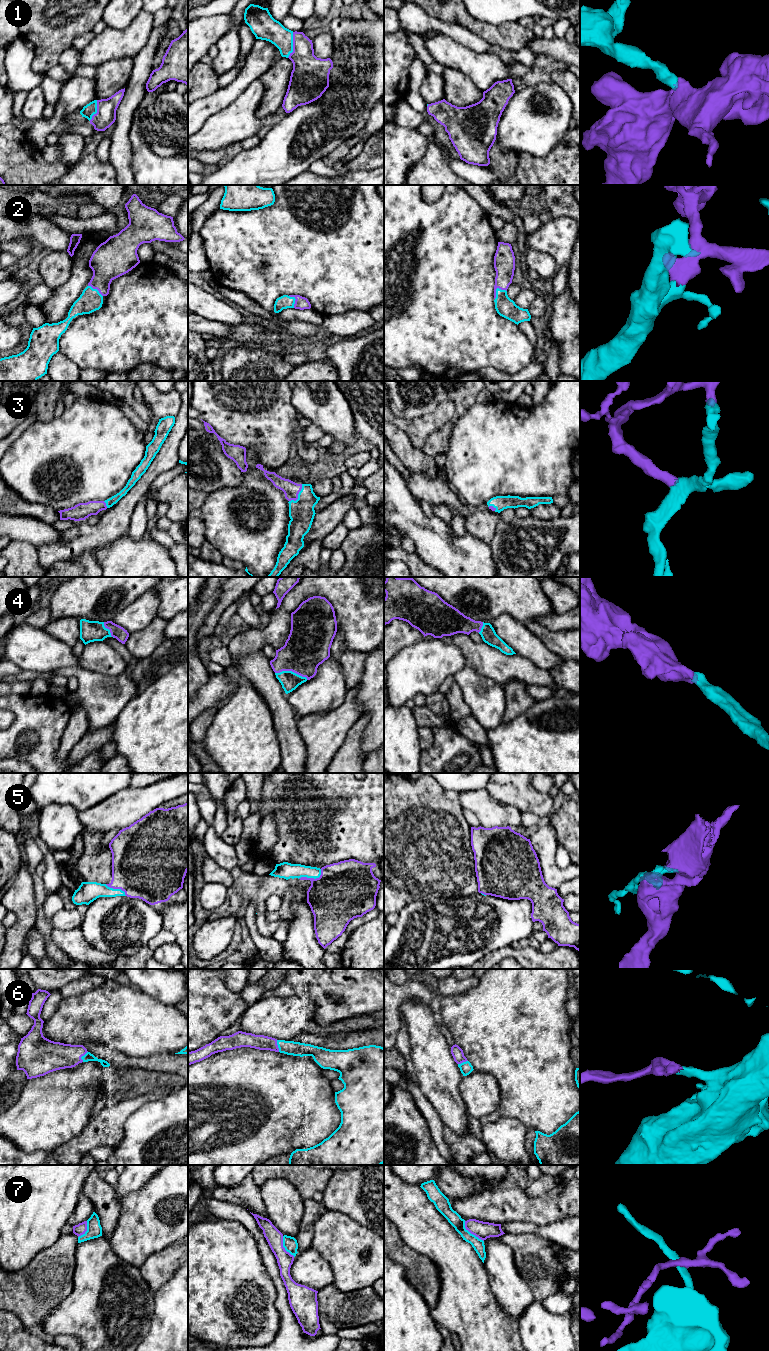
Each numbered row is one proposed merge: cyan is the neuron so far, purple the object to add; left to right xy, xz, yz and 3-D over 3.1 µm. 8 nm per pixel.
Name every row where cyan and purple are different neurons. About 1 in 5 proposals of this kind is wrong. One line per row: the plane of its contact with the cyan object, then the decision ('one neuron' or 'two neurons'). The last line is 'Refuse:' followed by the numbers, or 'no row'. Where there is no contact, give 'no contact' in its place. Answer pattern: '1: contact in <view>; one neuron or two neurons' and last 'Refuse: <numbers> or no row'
1: contact in xz; one neuron
2: contact in yz; one neuron
3: contact in xz; one neuron
4: contact in xz; one neuron
5: contact in xz; two neurons
6: contact in xz; one neuron
7: contact in yz; two neurons
Refuse: 5, 7

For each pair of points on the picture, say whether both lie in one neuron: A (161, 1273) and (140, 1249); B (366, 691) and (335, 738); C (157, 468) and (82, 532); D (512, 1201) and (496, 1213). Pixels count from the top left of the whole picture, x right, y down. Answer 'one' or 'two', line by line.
A: two
B: two
C: one
D: one

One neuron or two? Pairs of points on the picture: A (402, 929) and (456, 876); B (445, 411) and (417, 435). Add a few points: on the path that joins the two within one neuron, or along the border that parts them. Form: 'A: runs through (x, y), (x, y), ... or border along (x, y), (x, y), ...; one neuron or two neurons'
A: border along (460, 896), (430, 896), (413, 901); two neurons
B: runs through (438, 418), (424, 428); one neuron

